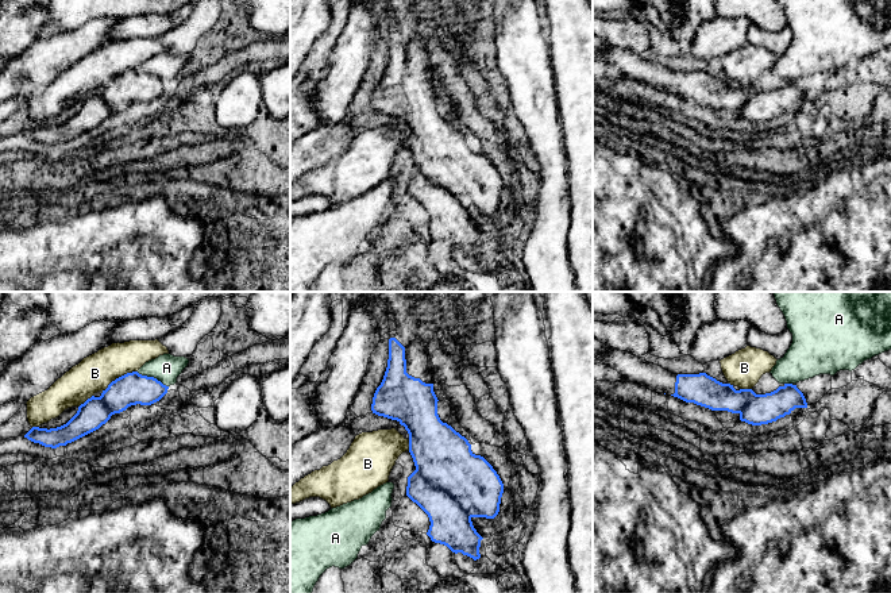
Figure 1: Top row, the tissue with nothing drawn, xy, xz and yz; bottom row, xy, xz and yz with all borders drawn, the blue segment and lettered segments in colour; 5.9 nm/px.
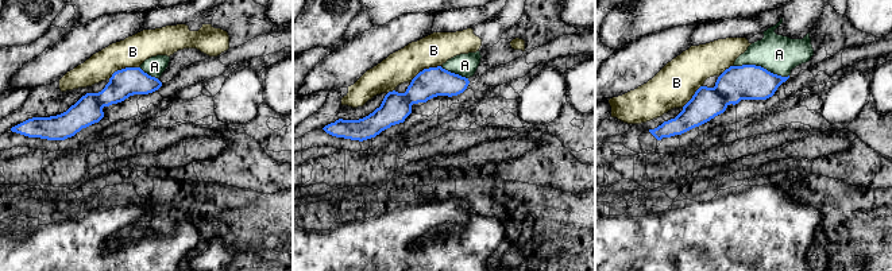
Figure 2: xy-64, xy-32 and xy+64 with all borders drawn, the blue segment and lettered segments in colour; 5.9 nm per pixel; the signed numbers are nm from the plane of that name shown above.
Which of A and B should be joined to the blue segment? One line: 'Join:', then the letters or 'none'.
Join: none

